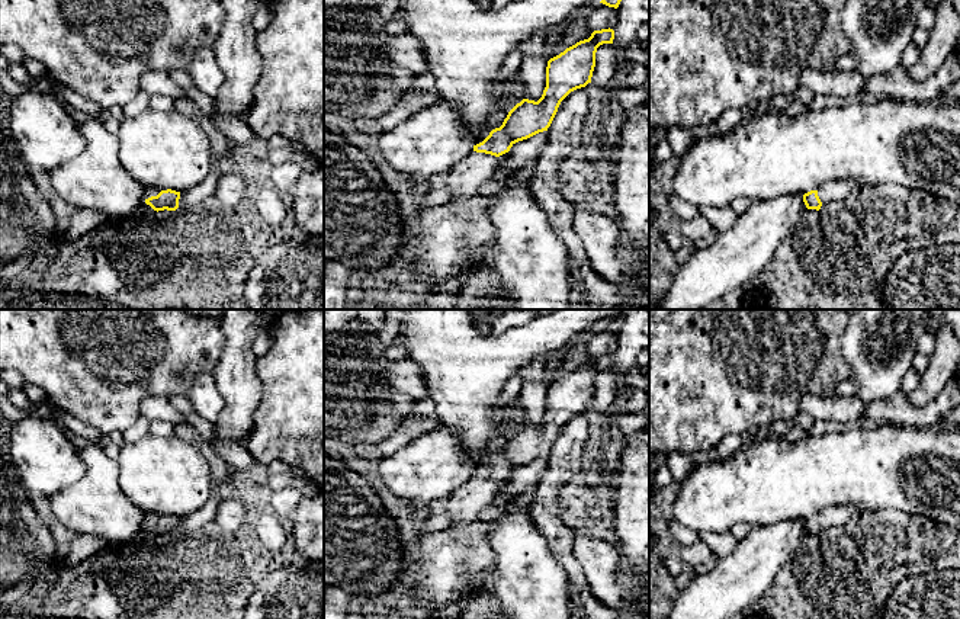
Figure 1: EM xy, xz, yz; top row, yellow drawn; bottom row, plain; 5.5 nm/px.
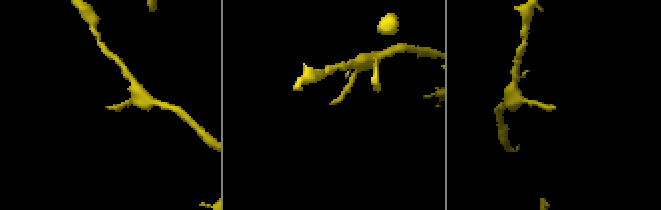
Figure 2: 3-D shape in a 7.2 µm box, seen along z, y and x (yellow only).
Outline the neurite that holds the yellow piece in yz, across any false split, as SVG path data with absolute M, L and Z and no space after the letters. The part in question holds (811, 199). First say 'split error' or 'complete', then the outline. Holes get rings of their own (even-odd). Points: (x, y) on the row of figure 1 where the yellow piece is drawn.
split error; M831 180L821 185L816 190L810 190L803 195L803 202L808 209L819 211L821 206L832 201L845 201L847 196L857 189L861 189L863 183L853 180Z

